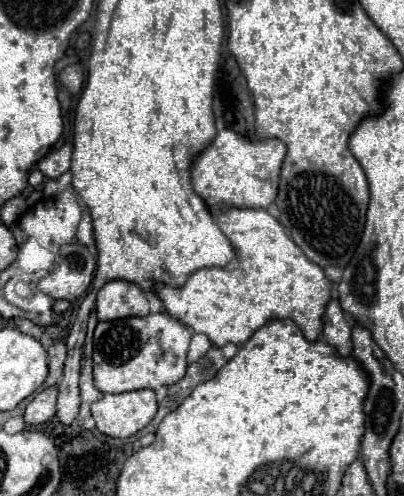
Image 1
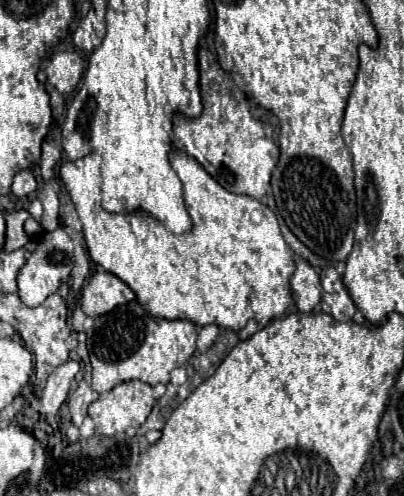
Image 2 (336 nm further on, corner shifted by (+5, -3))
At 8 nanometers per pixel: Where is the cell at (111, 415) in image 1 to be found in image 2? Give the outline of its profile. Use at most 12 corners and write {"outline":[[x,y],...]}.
{"outline":[[125,381],[89,405],[95,431],[113,437],[145,423],[153,387]]}

